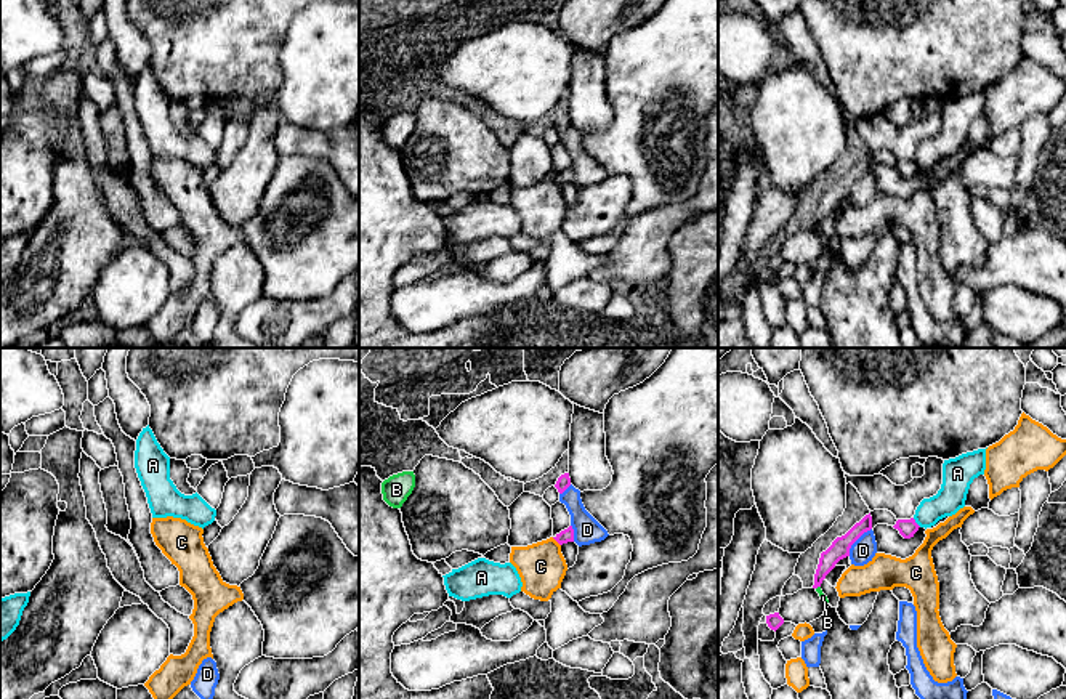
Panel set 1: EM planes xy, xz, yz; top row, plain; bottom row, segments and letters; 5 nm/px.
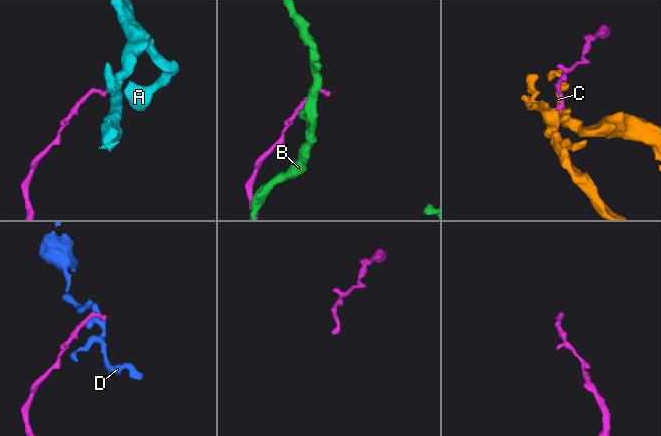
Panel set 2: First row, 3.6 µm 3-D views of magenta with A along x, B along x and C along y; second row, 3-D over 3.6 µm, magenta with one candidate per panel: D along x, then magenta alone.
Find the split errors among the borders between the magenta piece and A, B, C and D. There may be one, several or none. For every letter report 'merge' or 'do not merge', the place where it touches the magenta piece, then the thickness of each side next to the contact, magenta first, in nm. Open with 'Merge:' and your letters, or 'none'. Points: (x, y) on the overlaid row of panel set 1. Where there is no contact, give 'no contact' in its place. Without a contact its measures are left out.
Merge: none
A: do not merge; contact yz (916, 523); calibres 90 and 150 nm
B: do not merge; contact yz (818, 585); calibres 100 and 30 nm
C: do not merge; contact xz (557, 541); calibres 70 and 240 nm
D: do not merge; contact yz (856, 539); calibres 100 and 120 nm

